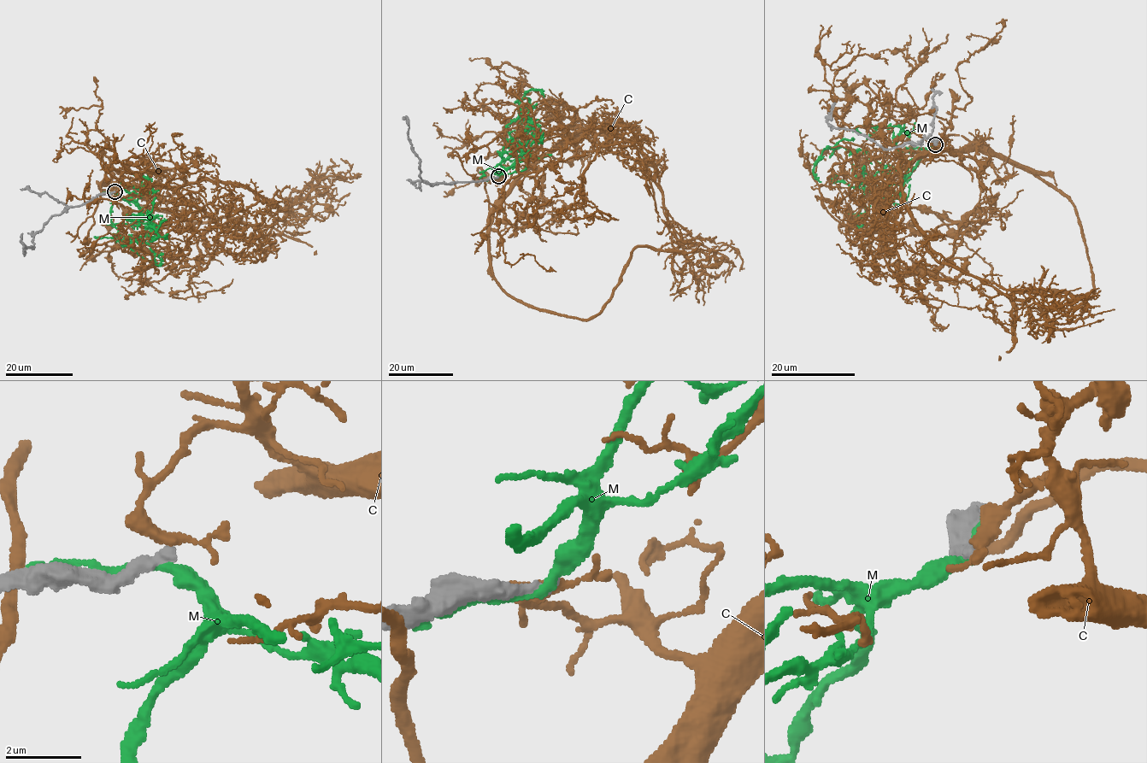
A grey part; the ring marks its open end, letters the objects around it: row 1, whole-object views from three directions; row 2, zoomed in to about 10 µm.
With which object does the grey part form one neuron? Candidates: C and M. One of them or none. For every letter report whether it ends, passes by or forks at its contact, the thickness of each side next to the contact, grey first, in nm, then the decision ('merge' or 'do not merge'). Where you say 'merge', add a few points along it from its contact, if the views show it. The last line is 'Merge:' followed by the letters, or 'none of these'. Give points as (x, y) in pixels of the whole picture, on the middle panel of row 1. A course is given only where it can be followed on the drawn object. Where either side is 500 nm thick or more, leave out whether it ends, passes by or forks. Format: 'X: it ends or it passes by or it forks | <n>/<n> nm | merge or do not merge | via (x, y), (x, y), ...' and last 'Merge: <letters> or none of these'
C: it forks | 320/240 nm | do not merge
M: it passes by | 400/160 nm | do not merge
Merge: none of these

